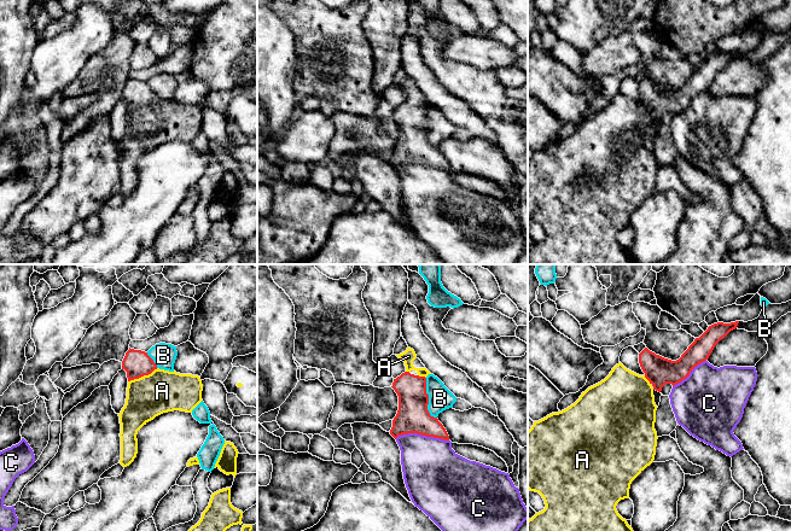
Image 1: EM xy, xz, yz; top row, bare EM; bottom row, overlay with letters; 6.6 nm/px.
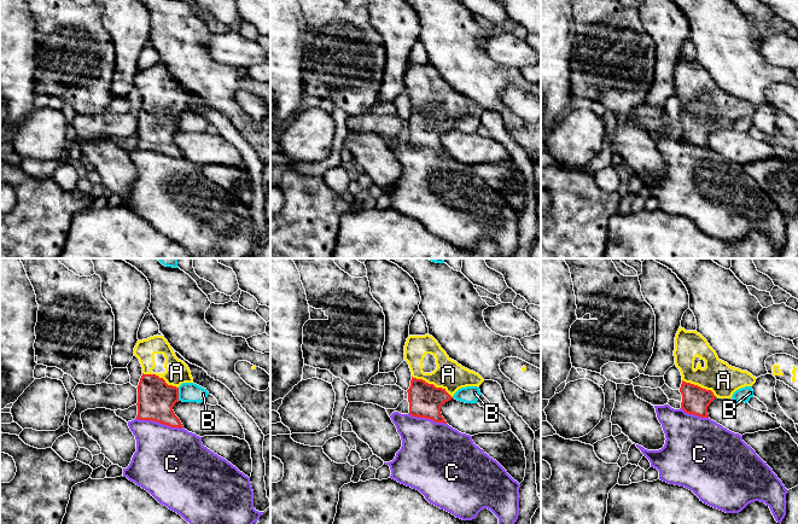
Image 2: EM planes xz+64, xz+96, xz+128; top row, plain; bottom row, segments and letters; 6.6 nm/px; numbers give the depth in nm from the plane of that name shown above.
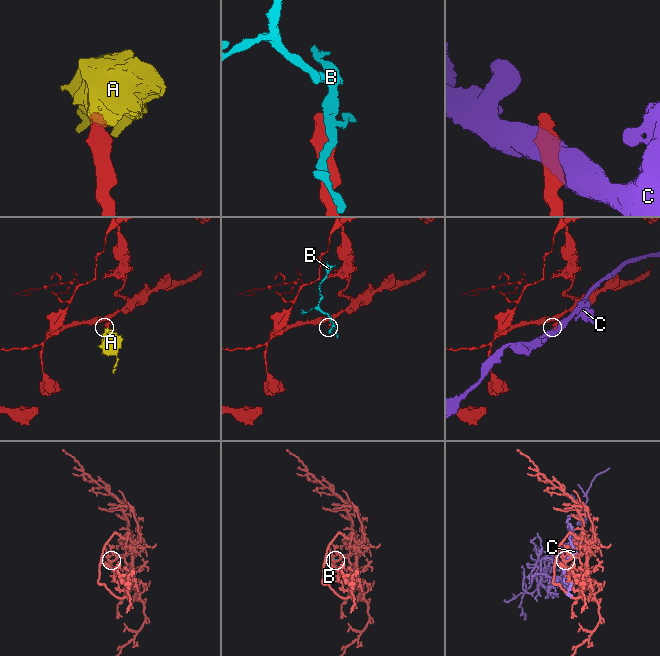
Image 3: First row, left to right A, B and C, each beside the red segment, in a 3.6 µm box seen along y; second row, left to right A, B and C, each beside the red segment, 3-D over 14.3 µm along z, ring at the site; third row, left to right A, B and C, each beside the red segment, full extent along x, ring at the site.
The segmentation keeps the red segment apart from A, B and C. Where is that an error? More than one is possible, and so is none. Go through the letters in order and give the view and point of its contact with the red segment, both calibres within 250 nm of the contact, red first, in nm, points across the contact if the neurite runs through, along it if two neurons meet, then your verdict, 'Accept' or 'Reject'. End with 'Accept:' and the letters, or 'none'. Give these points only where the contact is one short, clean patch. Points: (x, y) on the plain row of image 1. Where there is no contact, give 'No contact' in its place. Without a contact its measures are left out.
A: Touches red at xy (143, 105). Thickness 180 nm (red) against 280 nm. Path across: xy (137, 93), (143, 105), (158, 121), (162, 121). Accept
B: Touches red at xz (428, 129). Thickness 220 nm (red) against 160 nm. Reject
C: Touches red at xz (422, 164). Thickness 220 nm (red) against 380 nm. Reject
Accept: A

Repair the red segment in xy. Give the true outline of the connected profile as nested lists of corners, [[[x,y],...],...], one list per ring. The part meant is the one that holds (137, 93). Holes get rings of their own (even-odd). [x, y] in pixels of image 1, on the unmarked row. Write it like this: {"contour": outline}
{"contour": [[[130,78],[122,91],[127,101],[126,134],[120,146],[121,189],[129,196],[138,183],[138,161],[156,146],[192,140],[203,130],[203,115],[198,105],[159,99],[147,82]]]}

